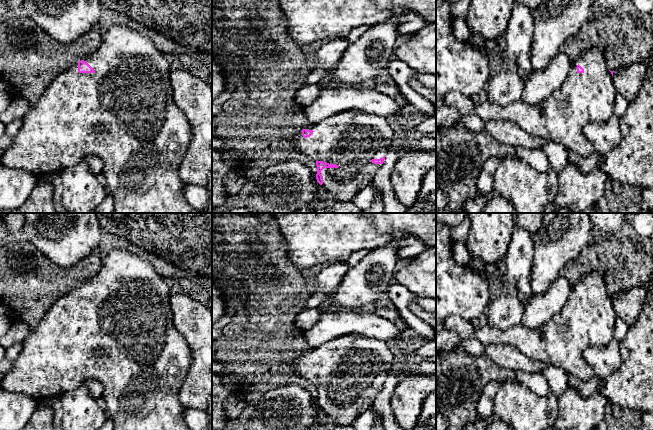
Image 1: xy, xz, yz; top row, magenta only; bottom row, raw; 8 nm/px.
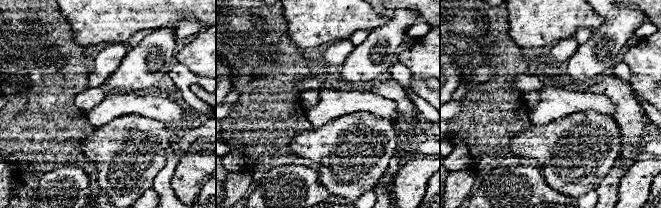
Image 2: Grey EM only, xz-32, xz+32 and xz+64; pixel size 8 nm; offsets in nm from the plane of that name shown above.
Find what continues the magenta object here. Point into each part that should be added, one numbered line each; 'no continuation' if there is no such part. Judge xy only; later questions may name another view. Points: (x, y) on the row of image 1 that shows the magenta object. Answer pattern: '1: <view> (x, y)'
1: xy (145, 137)

